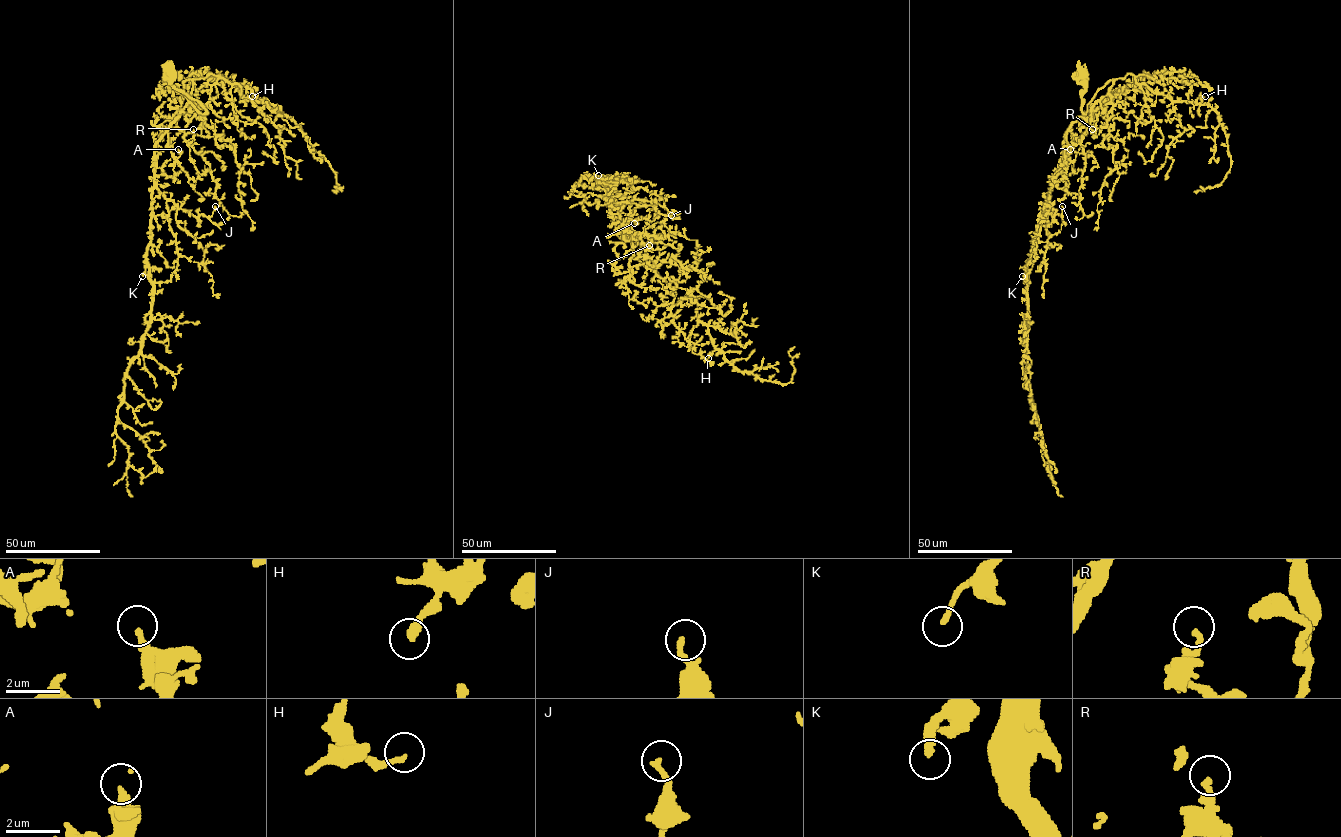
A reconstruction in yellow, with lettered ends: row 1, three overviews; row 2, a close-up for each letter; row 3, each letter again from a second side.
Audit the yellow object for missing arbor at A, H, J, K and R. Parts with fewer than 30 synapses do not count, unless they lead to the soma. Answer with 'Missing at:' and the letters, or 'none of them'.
Missing at: K

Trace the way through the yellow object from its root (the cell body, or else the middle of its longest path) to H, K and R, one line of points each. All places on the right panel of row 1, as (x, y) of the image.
H: (1083, 73), (1084, 113), (1098, 90), (1128, 73), (1137, 83), (1173, 101), (1195, 102), (1205, 96)
K: (1083, 73), (1084, 113), (1098, 90), (1111, 80), (1114, 84), (1065, 134), (1061, 170), (1022, 276)
R: (1083, 73), (1084, 113), (1096, 92), (1114, 80), (1107, 121), (1096, 136), (1092, 129)

